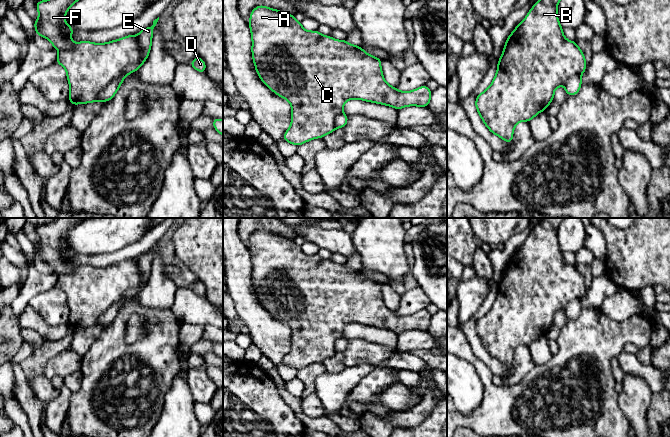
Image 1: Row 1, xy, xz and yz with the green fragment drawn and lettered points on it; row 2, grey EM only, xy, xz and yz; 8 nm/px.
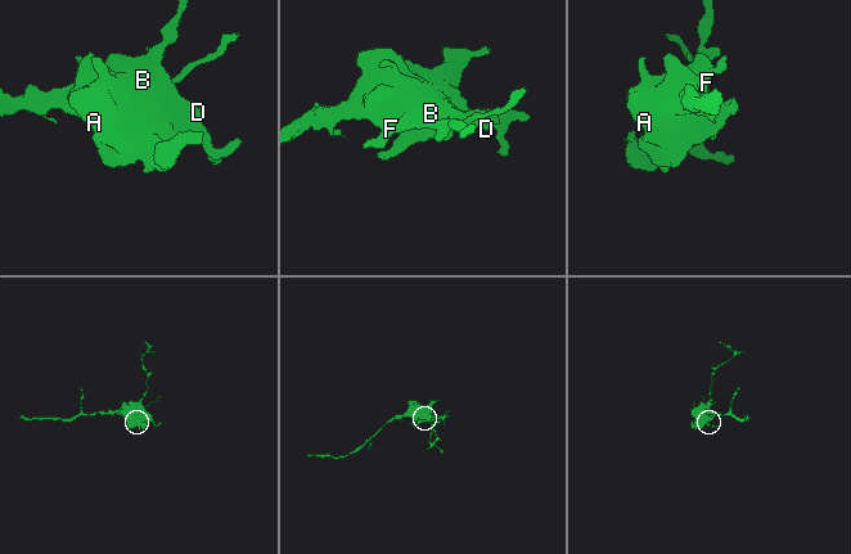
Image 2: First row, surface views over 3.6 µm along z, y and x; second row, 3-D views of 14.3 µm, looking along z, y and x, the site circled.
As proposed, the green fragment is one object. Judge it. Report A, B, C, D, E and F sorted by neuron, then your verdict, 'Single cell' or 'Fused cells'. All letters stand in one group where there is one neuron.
Groups: A B C D F / E. Fused cells

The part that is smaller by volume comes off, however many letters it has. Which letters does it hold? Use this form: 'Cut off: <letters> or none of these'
Cut off: E

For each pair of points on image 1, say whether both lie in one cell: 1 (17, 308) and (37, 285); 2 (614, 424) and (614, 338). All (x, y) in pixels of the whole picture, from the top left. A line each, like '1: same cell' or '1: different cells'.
1: same cell
2: same cell

